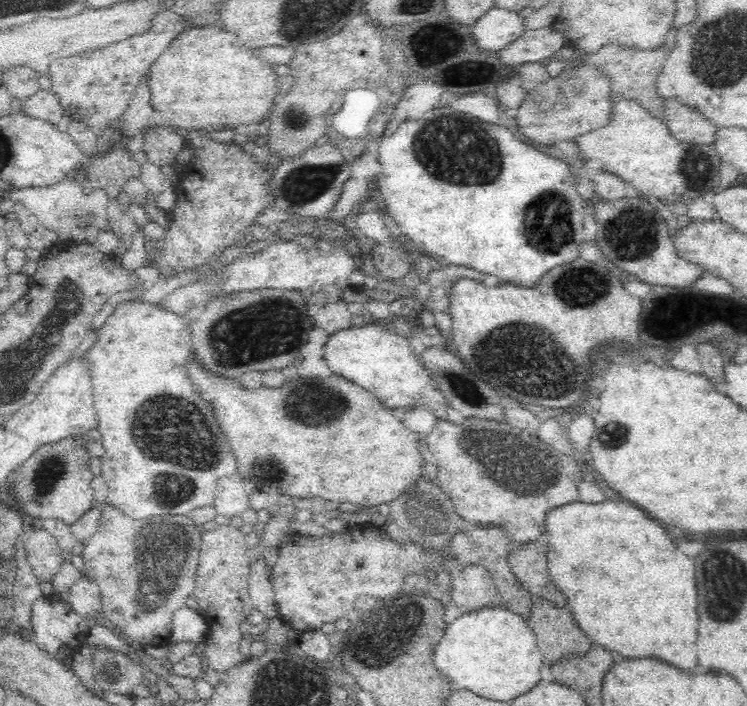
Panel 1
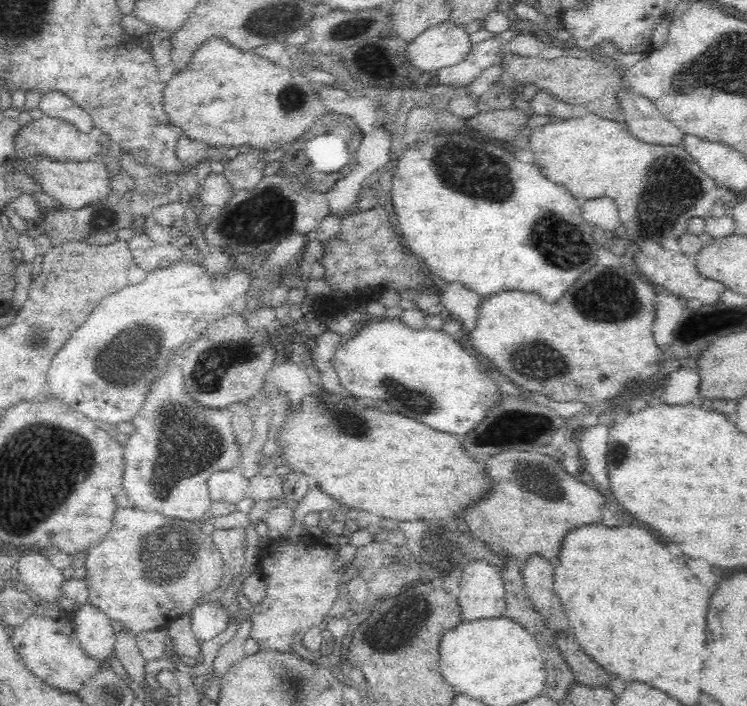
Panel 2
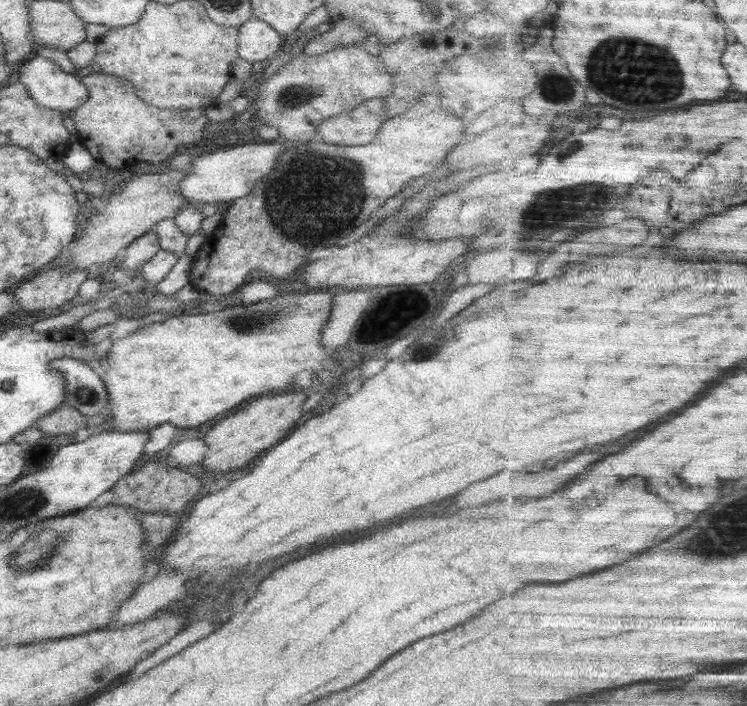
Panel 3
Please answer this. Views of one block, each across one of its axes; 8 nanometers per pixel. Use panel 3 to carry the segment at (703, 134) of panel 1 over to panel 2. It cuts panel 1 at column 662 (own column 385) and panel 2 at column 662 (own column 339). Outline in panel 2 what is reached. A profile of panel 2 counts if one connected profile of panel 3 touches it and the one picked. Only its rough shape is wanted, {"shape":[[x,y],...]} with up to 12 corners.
{"shape":[[632,88],[618,100],[632,136],[682,144],[686,134]]}

